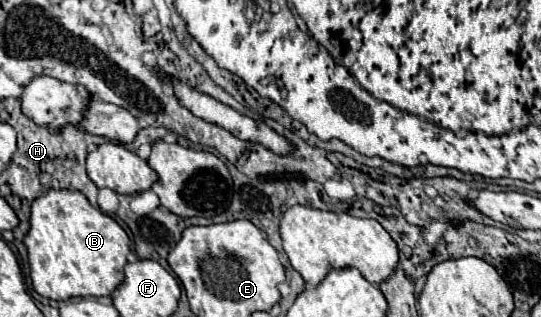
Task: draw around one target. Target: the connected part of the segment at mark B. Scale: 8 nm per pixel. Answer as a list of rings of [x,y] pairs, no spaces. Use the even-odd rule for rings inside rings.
[[[49,190],[31,204],[31,228],[25,236],[33,290],[49,300],[67,300],[75,296],[109,296],[123,280],[123,266],[129,254],[127,232],[99,208],[91,206],[81,192]]]

